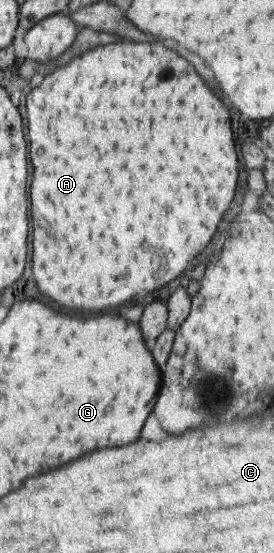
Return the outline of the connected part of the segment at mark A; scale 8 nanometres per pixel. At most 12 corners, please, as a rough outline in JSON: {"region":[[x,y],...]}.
{"region":[[158,43],[27,95],[32,273],[108,309],[230,209],[230,115]]}

